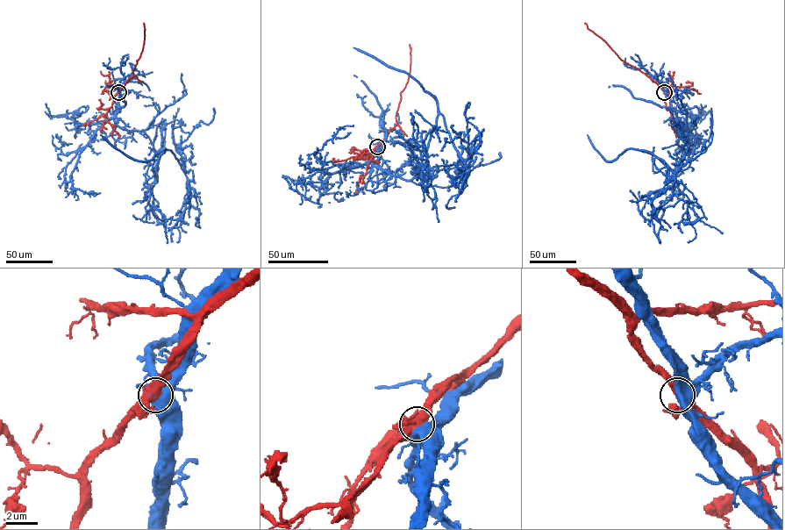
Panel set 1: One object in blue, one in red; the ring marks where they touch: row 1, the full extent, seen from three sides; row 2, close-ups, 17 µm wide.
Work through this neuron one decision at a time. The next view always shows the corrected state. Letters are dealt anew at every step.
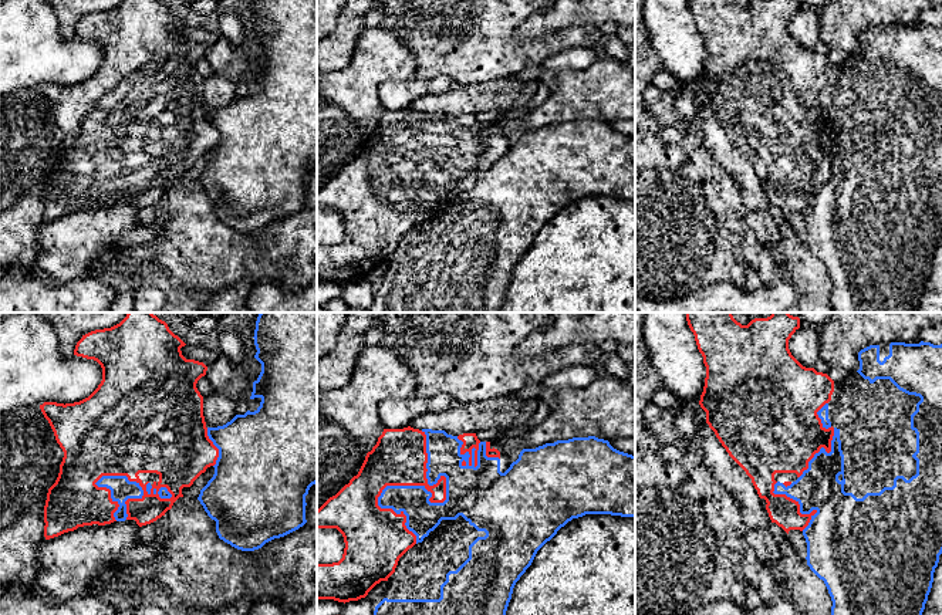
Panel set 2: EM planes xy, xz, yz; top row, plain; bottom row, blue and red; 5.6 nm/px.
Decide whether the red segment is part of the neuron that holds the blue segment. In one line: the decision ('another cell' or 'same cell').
another cell

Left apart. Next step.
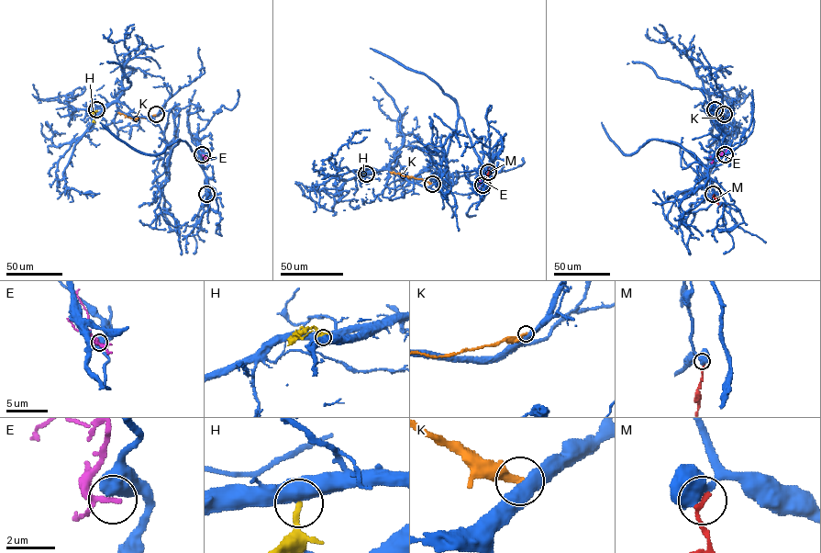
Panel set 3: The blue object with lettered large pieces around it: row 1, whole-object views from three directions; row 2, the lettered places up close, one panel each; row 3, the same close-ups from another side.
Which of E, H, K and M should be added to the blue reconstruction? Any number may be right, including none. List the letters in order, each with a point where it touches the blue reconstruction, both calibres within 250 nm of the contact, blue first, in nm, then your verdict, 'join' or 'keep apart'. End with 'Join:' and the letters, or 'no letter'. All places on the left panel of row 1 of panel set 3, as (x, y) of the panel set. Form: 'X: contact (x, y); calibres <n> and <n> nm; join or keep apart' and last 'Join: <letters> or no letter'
E: contact (202, 154); calibres 900 and 170 nm; keep apart
H: contact (96, 109); calibres 480 and 200 nm; keep apart
K: contact (156, 114); calibres 500 and 240 nm; keep apart
M: contact (206, 194); calibres 500 and 240 nm; keep apart
Join: no letter

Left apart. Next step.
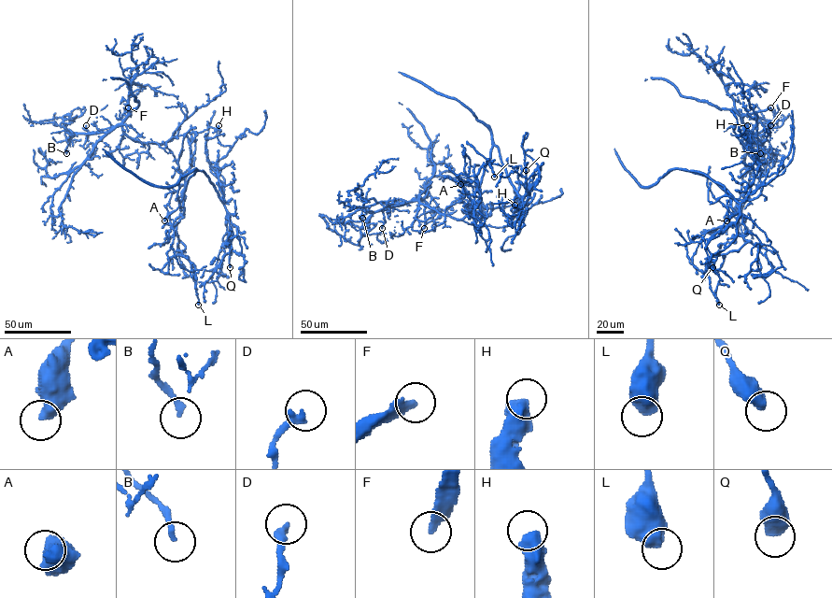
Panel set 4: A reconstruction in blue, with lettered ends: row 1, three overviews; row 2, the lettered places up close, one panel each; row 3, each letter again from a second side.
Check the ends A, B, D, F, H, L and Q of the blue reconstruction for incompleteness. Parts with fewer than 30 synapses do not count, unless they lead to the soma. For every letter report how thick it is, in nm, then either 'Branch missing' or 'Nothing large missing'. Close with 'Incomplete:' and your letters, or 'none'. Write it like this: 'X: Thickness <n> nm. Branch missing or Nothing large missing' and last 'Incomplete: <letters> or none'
A: Thickness 550 nm. Nothing large missing
B: Thickness 200 nm. Nothing large missing
D: Thickness 320 nm. Nothing large missing
F: Thickness 320 nm. Branch missing
H: Thickness 600 nm. Nothing large missing
L: Thickness 650 nm. Nothing large missing
Q: Thickness 600 nm. Nothing large missing
Incomplete: F

